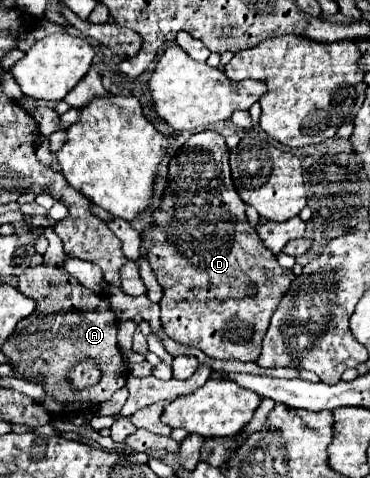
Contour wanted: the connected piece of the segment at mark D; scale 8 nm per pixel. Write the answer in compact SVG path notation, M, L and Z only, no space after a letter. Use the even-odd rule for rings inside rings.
M201 131L191 135L171 159L163 203L153 213L153 225L143 231L141 251L147 253L151 269L163 287L163 299L159 301L161 323L173 341L195 347L213 359L257 361L269 319L277 307L277 297L289 289L295 275L277 263L273 253L257 237L255 227L247 221L245 203L229 171L229 147L219 133ZM251 283L257 285L257 293L247 297L247 285Z

